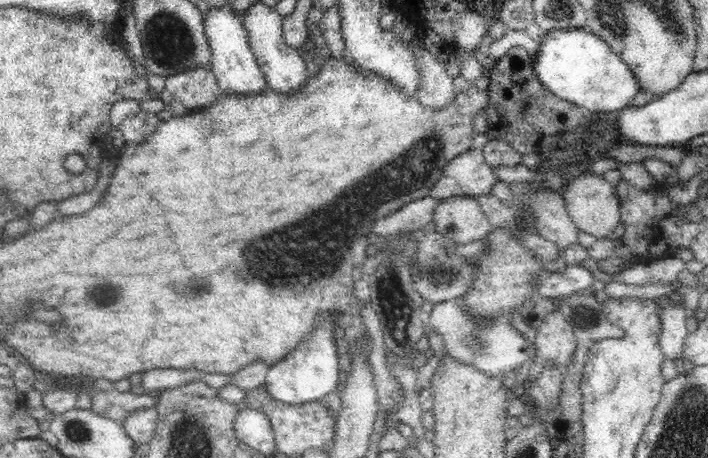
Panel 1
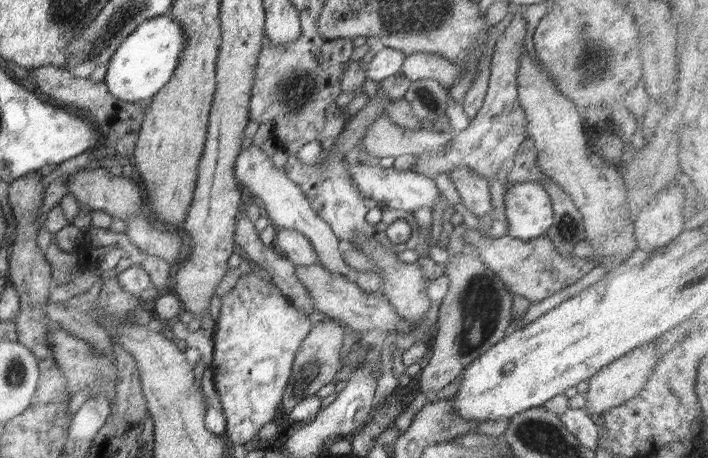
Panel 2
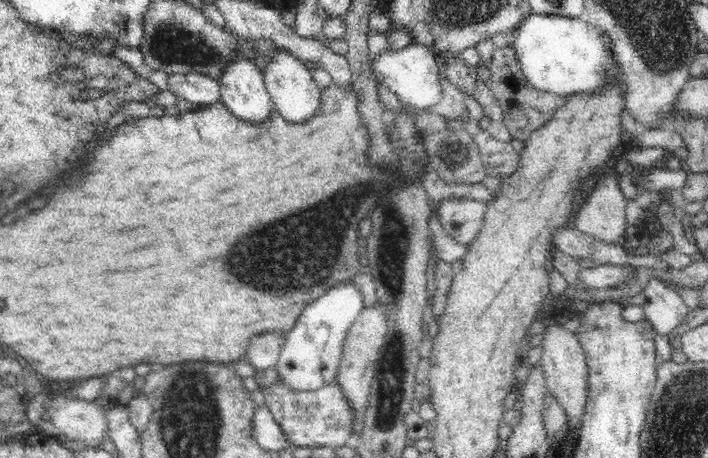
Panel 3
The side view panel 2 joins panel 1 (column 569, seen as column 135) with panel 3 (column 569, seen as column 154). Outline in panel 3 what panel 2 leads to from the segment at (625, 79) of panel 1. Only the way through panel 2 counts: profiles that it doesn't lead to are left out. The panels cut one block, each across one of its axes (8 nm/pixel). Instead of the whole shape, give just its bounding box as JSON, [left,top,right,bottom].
[515,13,620,98]

